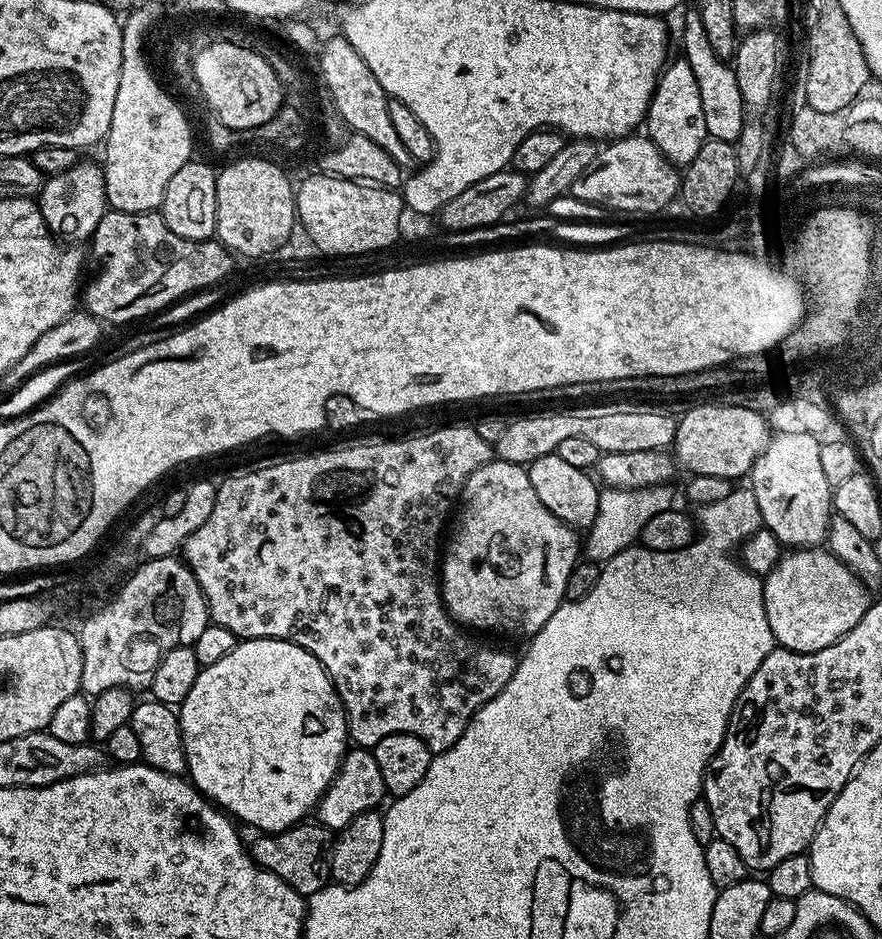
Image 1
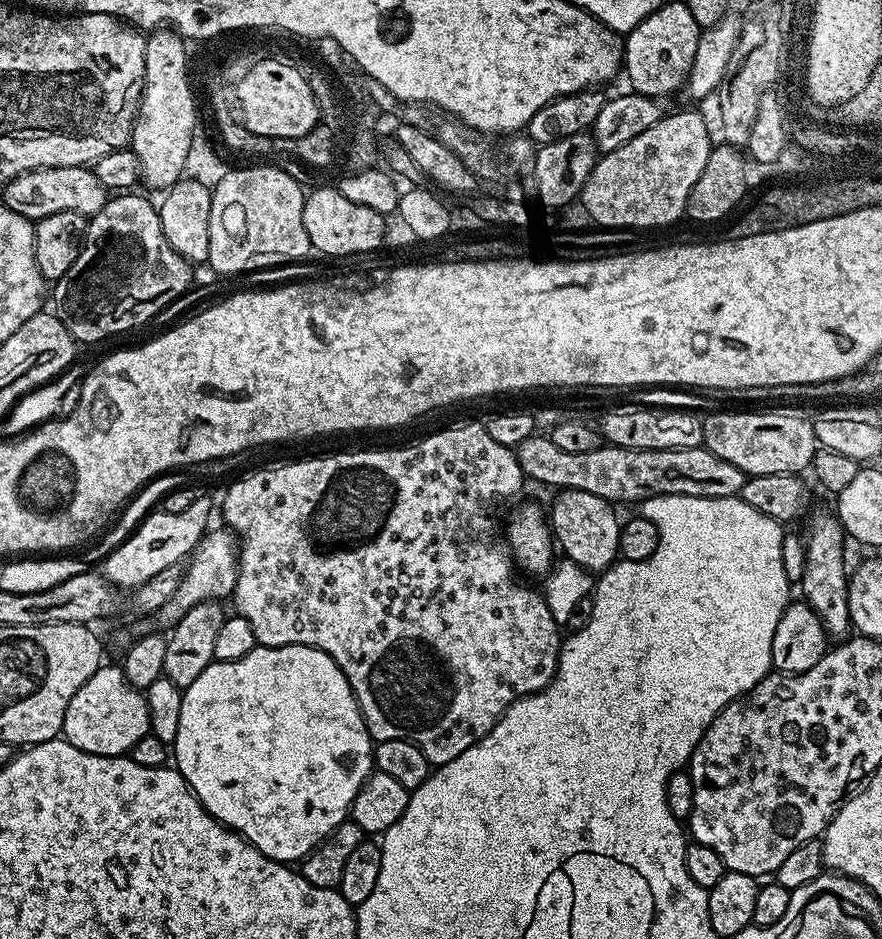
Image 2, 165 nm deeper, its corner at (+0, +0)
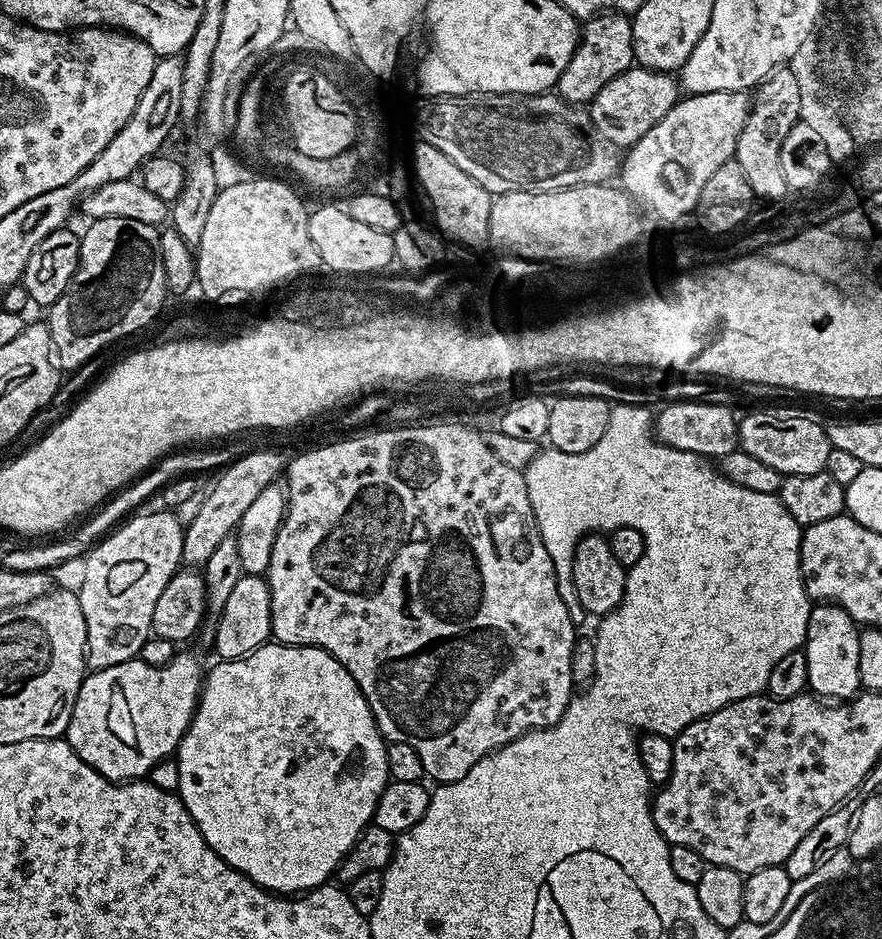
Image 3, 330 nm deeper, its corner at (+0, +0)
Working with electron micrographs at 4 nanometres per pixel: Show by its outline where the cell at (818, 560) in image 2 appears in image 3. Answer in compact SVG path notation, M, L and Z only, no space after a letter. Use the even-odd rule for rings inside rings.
M820 602L813 607L802 651L806 658L808 688L817 697L832 702L847 702L861 691L858 674L860 633L854 618L850 618L850 614L846 614L839 604Z

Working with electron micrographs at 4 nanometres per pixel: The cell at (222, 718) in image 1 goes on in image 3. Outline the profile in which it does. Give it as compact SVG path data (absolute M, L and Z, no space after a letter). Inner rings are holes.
M269 642L240 660L220 660L209 672L207 669L202 680L200 700L196 703L196 713L174 753L174 759L180 775L180 800L214 854L218 854L218 858L253 880L260 888L277 894L303 894L311 888L322 887L335 877L336 868L343 862L354 842L358 842L364 829L373 823L376 803L390 779L386 741L380 735L380 727L376 725L370 706L354 678L350 678L348 671L330 653L299 644Z

